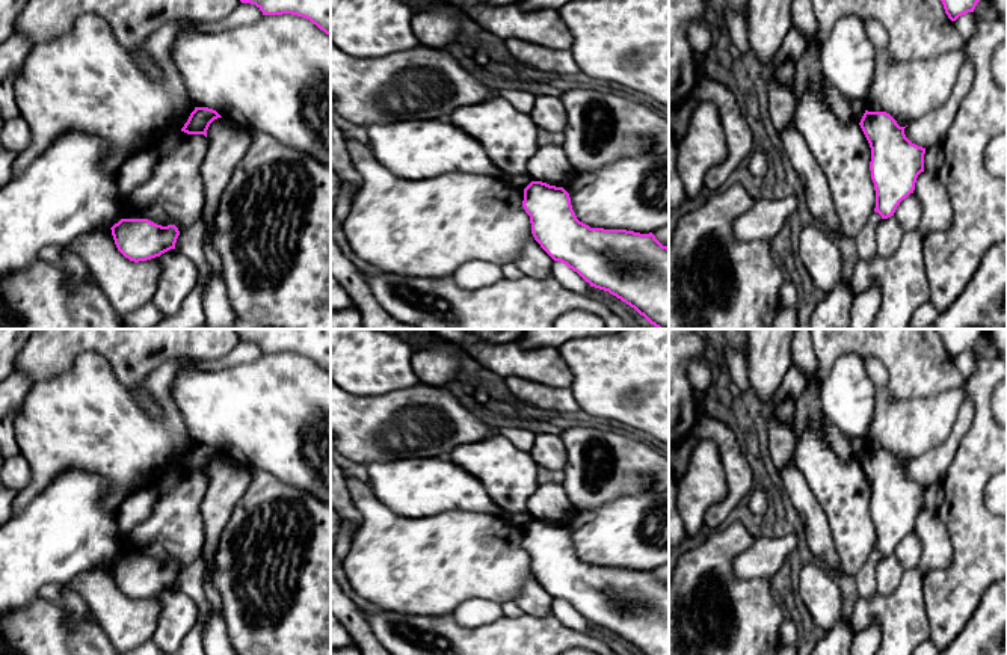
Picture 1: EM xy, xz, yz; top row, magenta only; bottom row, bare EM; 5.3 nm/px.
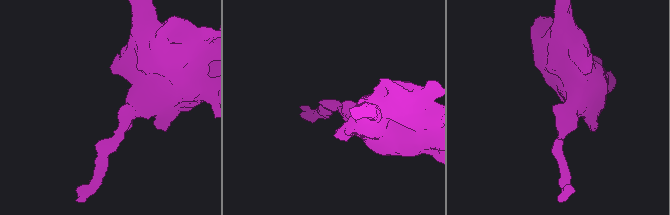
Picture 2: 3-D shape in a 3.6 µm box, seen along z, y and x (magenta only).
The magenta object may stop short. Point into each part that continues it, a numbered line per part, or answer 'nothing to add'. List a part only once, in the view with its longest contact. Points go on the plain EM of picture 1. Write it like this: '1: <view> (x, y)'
nothing to add

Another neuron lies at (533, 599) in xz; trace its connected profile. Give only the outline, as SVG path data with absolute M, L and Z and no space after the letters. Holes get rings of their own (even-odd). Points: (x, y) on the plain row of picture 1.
M534 578L521 589L515 601L525 614L545 617L551 614L554 598Z

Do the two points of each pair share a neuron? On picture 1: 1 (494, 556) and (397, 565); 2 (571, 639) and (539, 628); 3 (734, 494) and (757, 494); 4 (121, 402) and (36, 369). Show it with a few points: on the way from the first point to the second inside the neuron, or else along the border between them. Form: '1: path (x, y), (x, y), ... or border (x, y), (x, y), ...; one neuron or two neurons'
1: path (470, 556), (453, 556), (432, 565), (421, 565); one neuron
2: path (563, 637), (547, 636); one neuron
3: border (755, 488), (745, 498); two neurons
4: border (82, 352), (68, 370), (38, 381), (33, 385); two neurons

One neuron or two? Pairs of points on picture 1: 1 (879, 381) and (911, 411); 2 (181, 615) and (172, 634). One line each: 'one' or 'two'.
1: one
2: one

